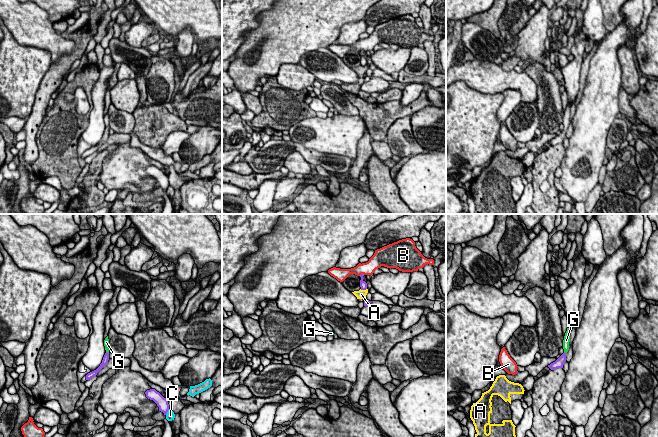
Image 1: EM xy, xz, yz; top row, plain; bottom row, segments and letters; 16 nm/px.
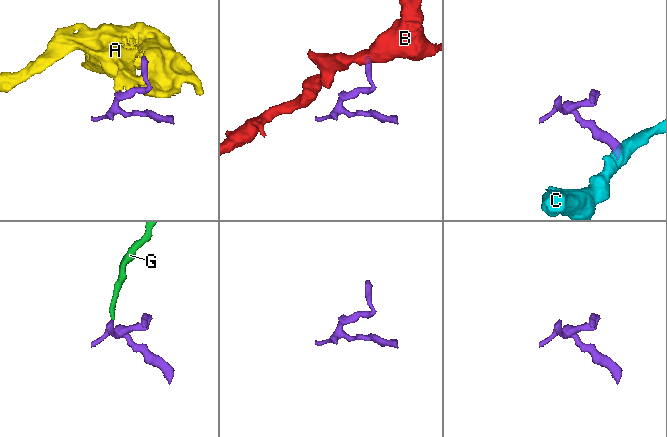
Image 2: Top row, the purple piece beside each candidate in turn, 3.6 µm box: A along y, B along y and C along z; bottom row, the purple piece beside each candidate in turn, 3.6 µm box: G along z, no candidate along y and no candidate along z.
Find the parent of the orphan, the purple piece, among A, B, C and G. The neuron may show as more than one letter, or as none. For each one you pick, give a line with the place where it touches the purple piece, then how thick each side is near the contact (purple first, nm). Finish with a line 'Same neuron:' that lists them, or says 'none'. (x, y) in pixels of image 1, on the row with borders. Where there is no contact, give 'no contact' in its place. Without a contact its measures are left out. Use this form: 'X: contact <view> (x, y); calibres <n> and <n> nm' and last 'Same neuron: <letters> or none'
G: contact xy (106, 352); calibres 100 and 100 nm
Same neuron: G

